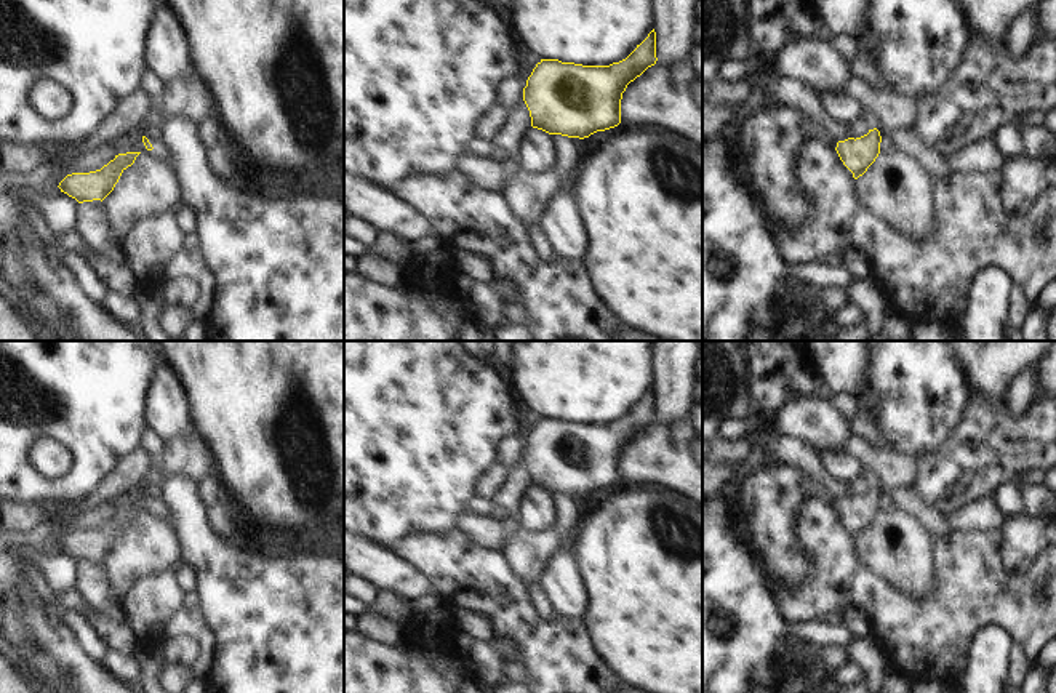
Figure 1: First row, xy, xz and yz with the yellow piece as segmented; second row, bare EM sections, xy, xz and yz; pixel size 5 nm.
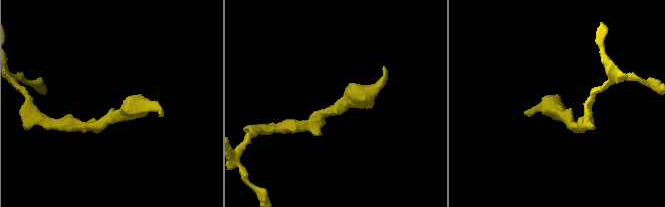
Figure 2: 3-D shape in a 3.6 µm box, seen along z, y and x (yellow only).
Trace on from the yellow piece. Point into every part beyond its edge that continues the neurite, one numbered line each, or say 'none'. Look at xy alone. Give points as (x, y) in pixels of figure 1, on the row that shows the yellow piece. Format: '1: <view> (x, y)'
none

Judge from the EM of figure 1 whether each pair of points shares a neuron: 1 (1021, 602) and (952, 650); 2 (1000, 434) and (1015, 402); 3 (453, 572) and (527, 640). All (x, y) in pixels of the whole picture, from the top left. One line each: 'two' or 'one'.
1: one
2: two
3: one

